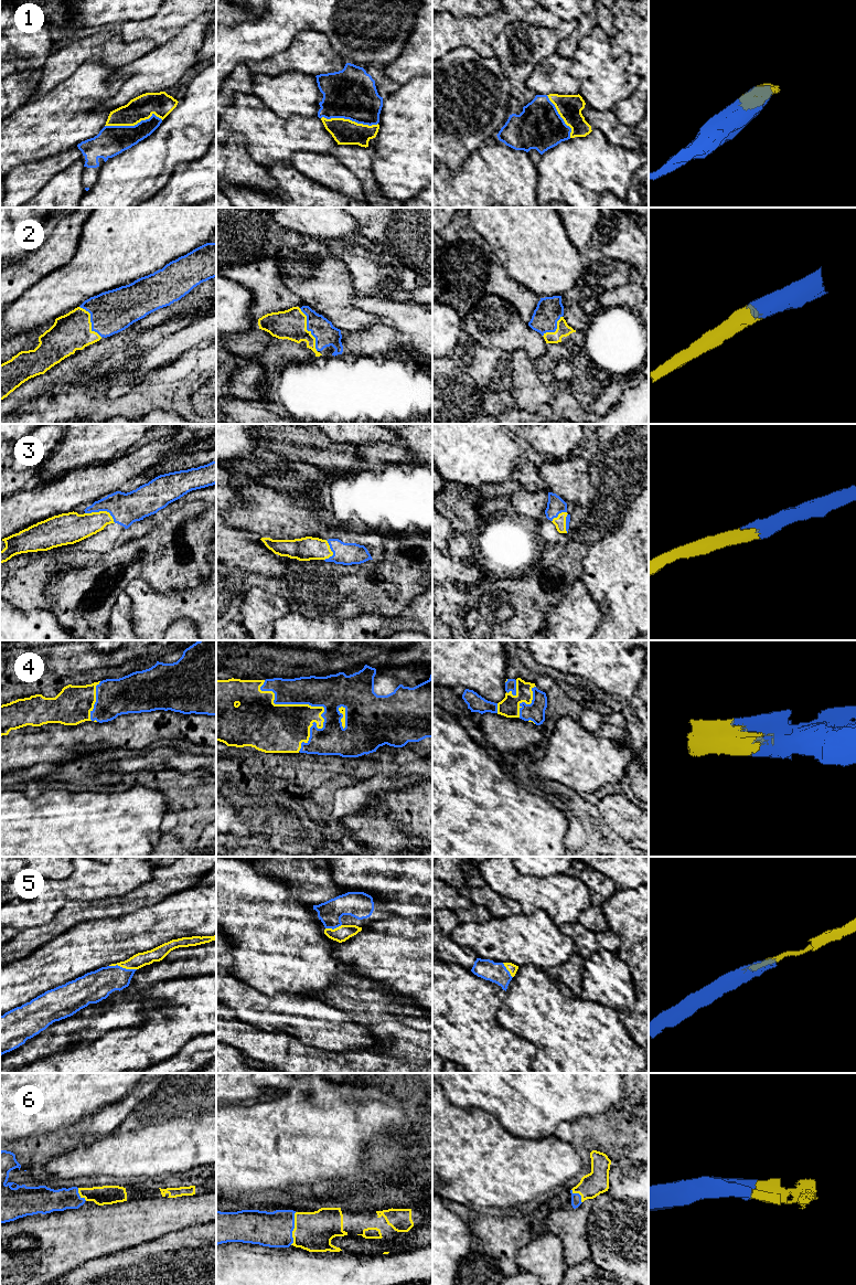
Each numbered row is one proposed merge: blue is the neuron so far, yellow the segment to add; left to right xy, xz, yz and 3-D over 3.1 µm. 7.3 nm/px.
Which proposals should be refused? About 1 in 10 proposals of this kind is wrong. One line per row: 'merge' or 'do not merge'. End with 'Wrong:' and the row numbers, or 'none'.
1: merge
2: merge
3: merge
4: merge
5: merge
6: merge
Wrong: none

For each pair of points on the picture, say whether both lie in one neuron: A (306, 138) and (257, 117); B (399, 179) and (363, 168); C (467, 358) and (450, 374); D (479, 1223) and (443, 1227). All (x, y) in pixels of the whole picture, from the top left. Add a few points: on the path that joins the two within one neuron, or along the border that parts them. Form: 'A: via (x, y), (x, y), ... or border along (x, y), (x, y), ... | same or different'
A: via (293, 136), (276, 136), (269, 129) | same
B: border along (373, 158), (374, 178), (383, 193) | different
C: border along (450, 356), (477, 385) | different
D: border along (468, 1224), (474, 1238) | different

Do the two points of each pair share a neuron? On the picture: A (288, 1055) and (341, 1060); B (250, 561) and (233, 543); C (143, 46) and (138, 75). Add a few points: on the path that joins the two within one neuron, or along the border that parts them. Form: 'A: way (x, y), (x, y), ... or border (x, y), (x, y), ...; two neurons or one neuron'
A: way (301, 1060), (328, 1060); one neuron
B: way (246, 556), (237, 548); one neuron
C: border (158, 45), (121, 67); two neurons

